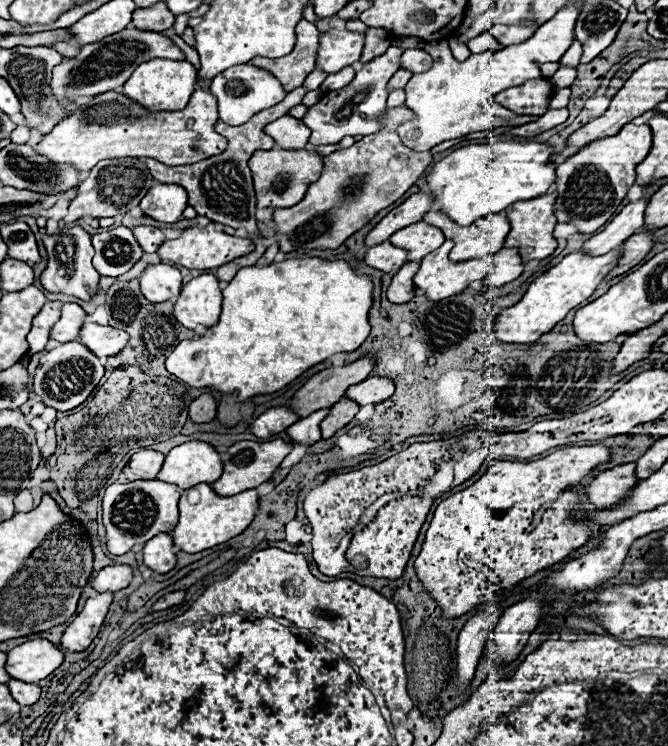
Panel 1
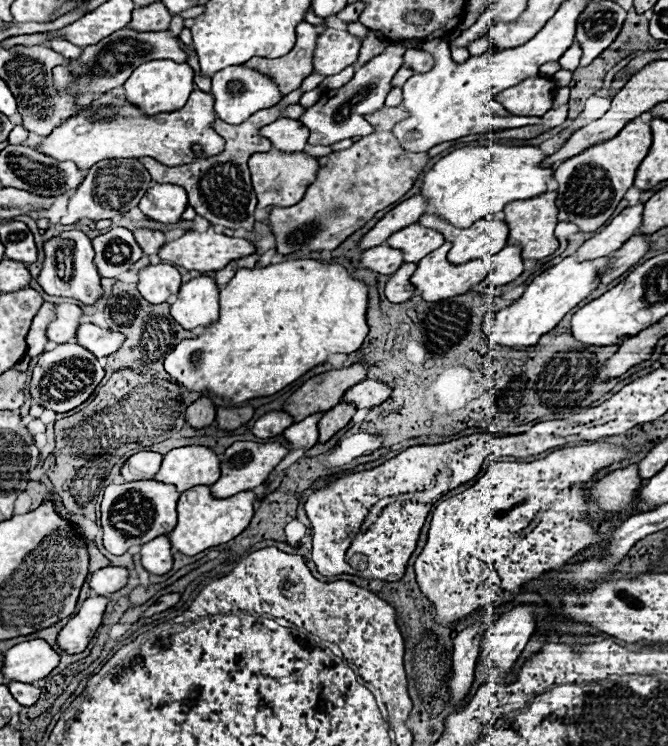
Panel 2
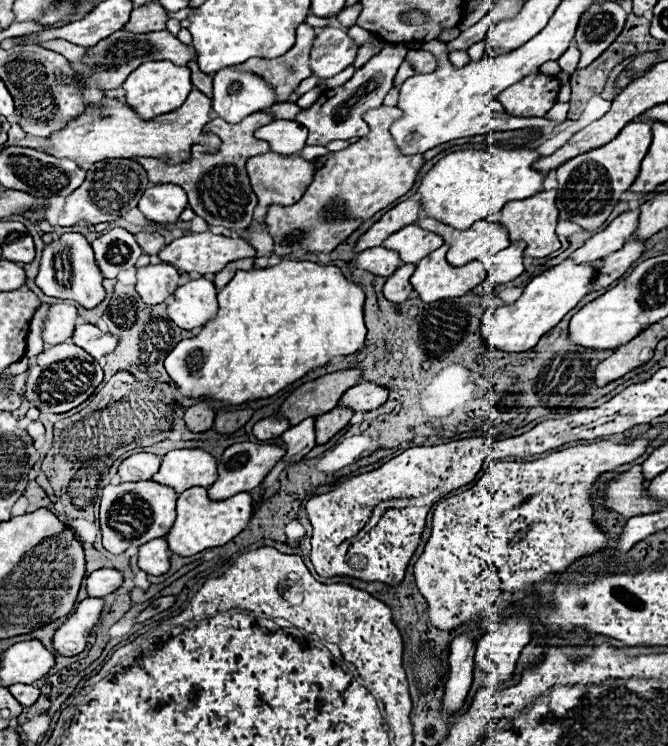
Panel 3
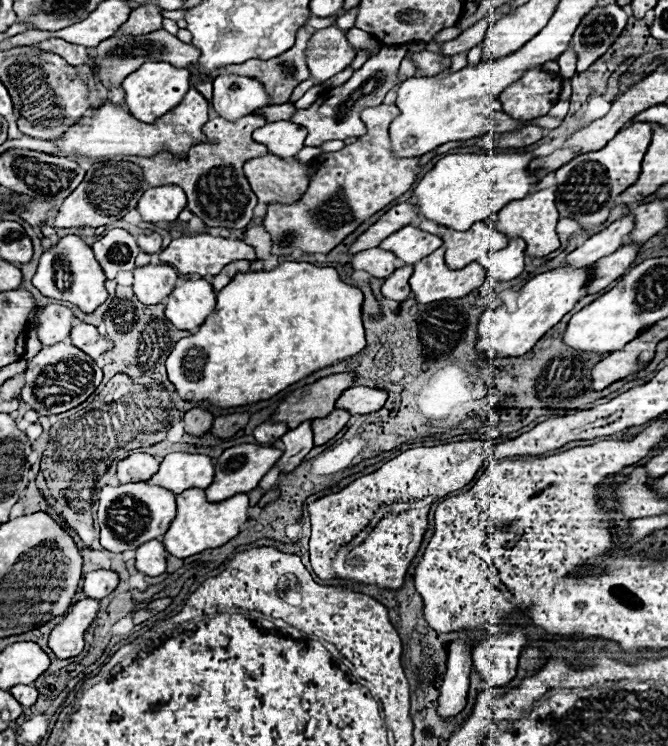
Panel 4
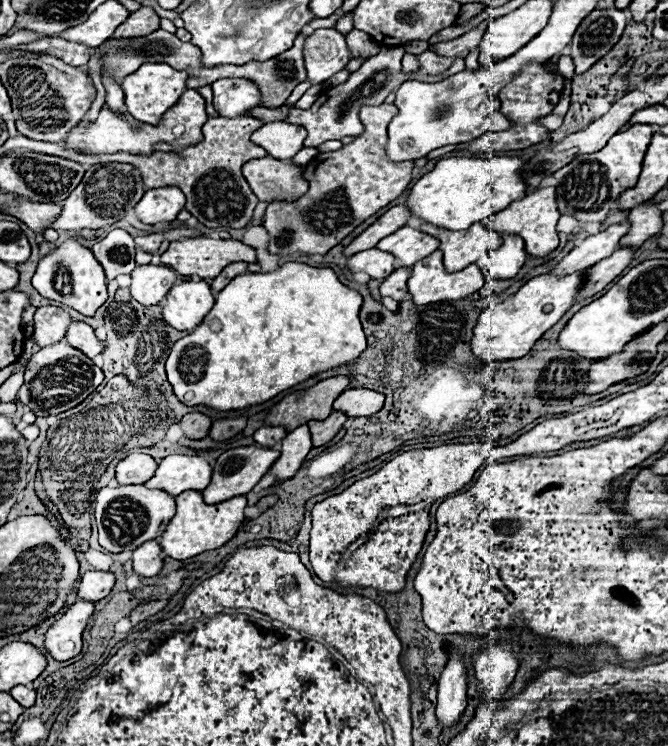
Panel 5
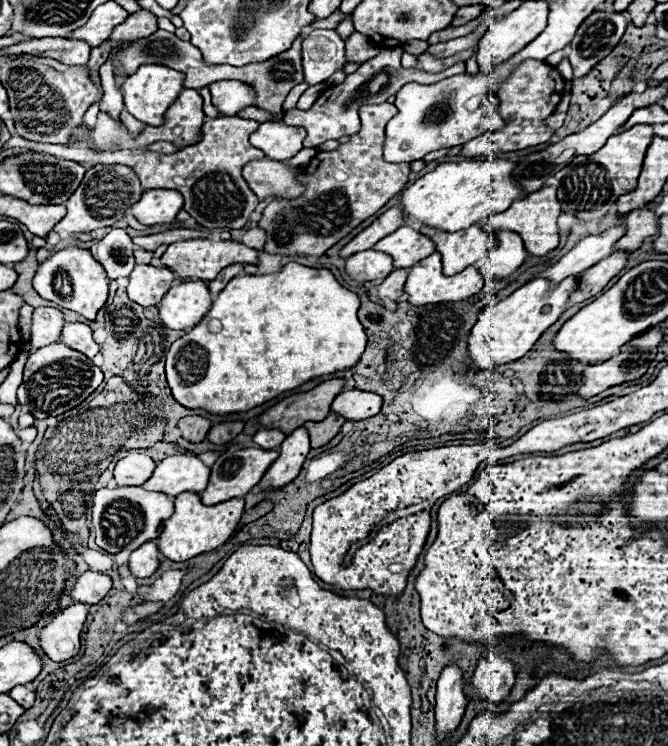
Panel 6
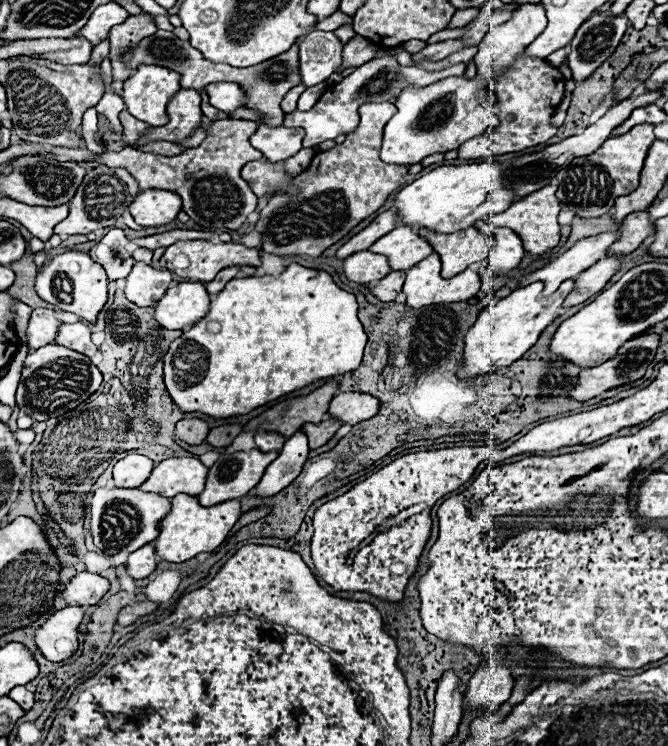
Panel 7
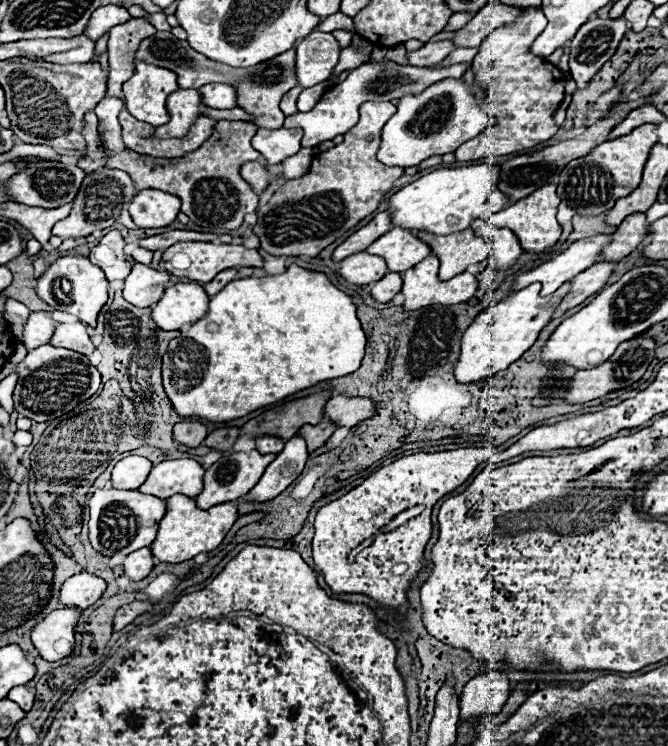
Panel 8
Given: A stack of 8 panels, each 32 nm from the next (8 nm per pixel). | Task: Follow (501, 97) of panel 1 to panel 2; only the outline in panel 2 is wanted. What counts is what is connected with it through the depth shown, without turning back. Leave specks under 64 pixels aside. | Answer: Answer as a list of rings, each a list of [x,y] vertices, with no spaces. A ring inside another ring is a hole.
[[[538,76],[532,80],[524,80],[524,84],[516,84],[516,88],[508,88],[496,96],[496,100],[516,116],[544,116],[552,108],[552,98],[556,94],[556,84],[552,78]]]

